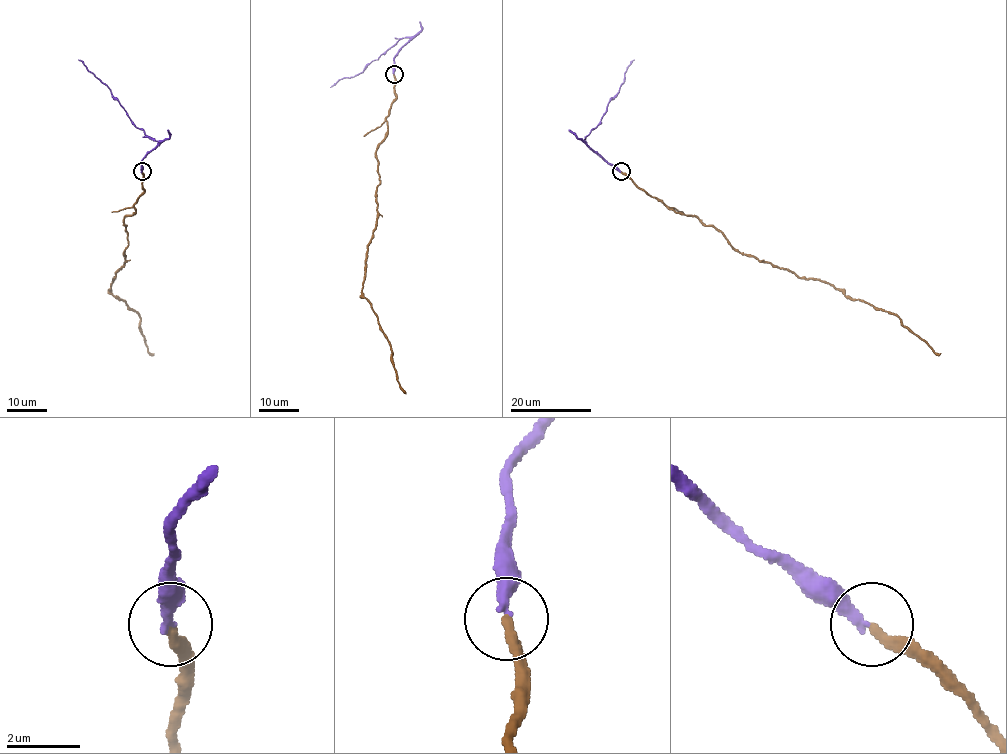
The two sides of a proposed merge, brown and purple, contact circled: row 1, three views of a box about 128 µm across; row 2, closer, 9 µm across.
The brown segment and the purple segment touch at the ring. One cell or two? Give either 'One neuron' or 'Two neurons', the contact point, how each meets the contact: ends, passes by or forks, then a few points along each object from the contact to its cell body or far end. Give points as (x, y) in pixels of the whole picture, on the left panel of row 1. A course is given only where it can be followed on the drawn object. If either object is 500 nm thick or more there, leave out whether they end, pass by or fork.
One neuron. Place: (142, 171). At the ring brown ends. At the ring purple ends. Course of brown: (142, 171), (144, 191), (135, 212), (124, 218), (125, 263), (110, 291), (138, 314), (147, 349), (154, 353). Course of purple: (142, 171), (142, 160), (157, 141), (133, 124), (111, 90), (78, 59)

